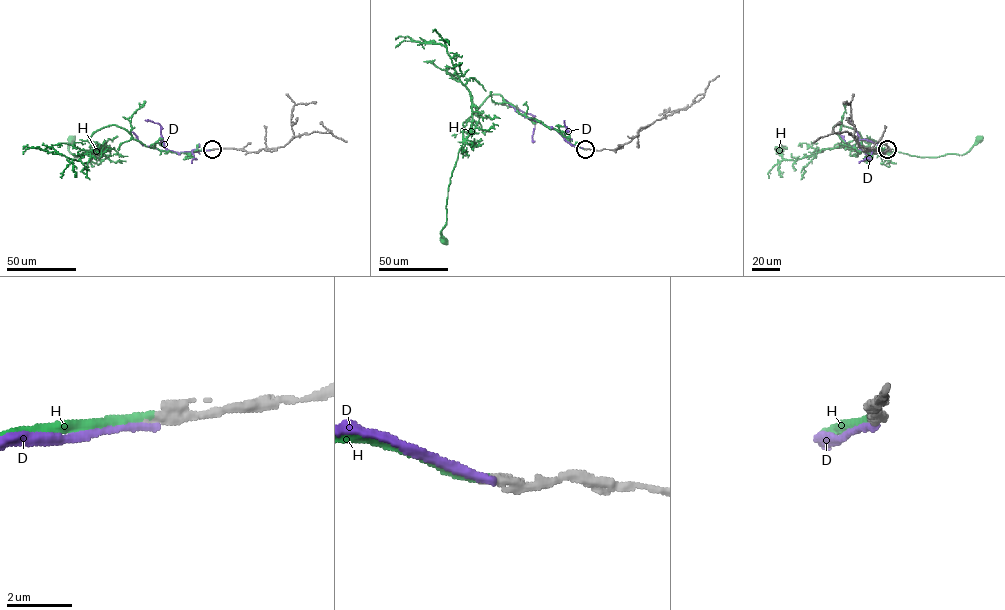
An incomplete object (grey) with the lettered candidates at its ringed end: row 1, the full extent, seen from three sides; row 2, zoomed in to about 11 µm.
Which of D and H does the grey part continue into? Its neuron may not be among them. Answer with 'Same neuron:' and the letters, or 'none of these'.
Same neuron: H

